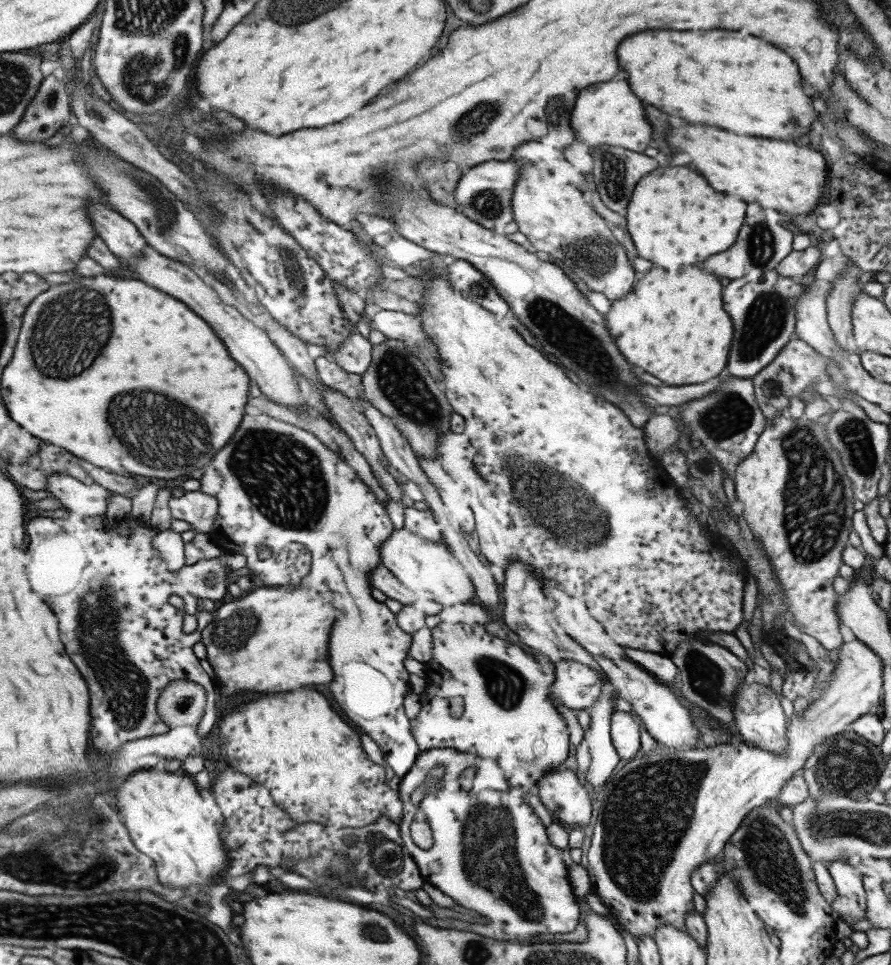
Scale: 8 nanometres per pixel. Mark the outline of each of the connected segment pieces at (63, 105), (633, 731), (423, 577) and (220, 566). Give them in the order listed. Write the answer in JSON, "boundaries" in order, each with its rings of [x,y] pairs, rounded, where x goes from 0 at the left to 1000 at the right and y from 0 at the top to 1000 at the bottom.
{"boundaries":[[[[61,78],[49,79],[43,95],[29,111],[16,141],[27,147],[47,147],[76,126],[80,117],[77,93]]],[[[691,737],[685,745],[686,766],[695,785],[709,788],[718,774],[718,751],[710,739]]],[[[456,546],[441,548],[438,555],[426,565],[426,580],[447,601],[473,620],[483,625],[493,624],[496,628],[517,627],[535,624],[533,607],[524,591],[505,573],[503,566],[476,559]]],[[[249,576],[224,580],[220,584],[208,584],[199,594],[210,613],[224,622],[249,622],[256,612],[258,589],[251,584]]]]}

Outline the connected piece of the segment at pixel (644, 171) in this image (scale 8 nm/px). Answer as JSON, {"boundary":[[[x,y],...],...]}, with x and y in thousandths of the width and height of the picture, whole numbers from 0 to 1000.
{"boundary":[[[682,149],[664,153],[664,162],[664,177],[667,190],[669,190],[669,199],[671,199],[673,207],[682,217],[694,221],[703,219],[710,201],[709,197],[714,195],[716,188],[726,182],[732,176],[738,174],[738,166],[727,163],[723,158],[709,158],[708,155]]]}

